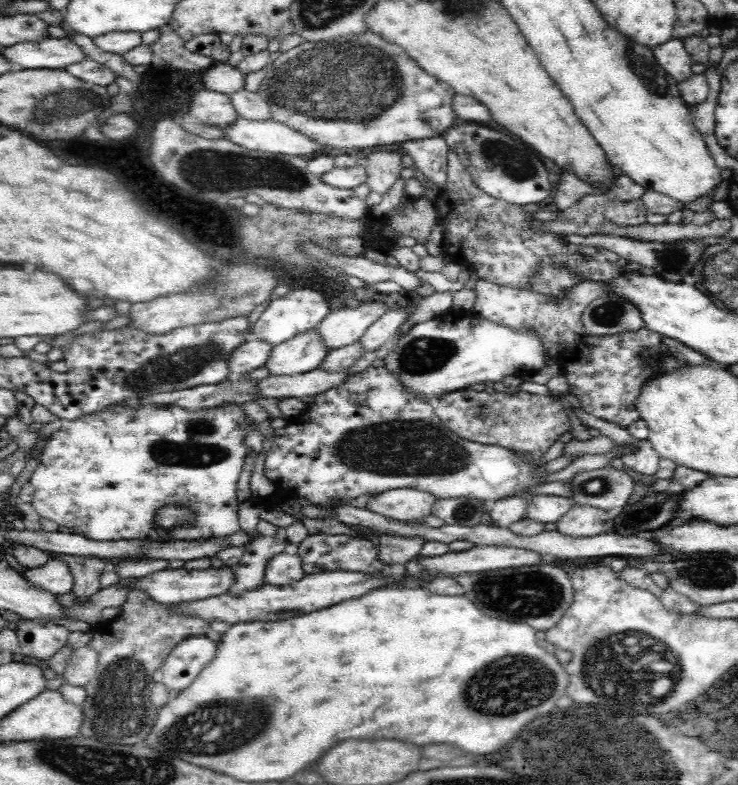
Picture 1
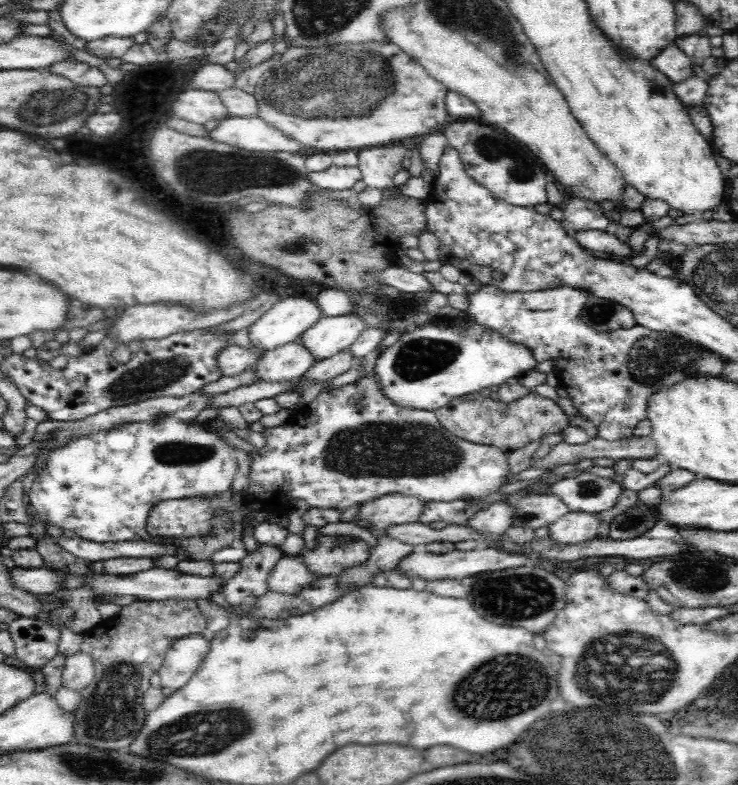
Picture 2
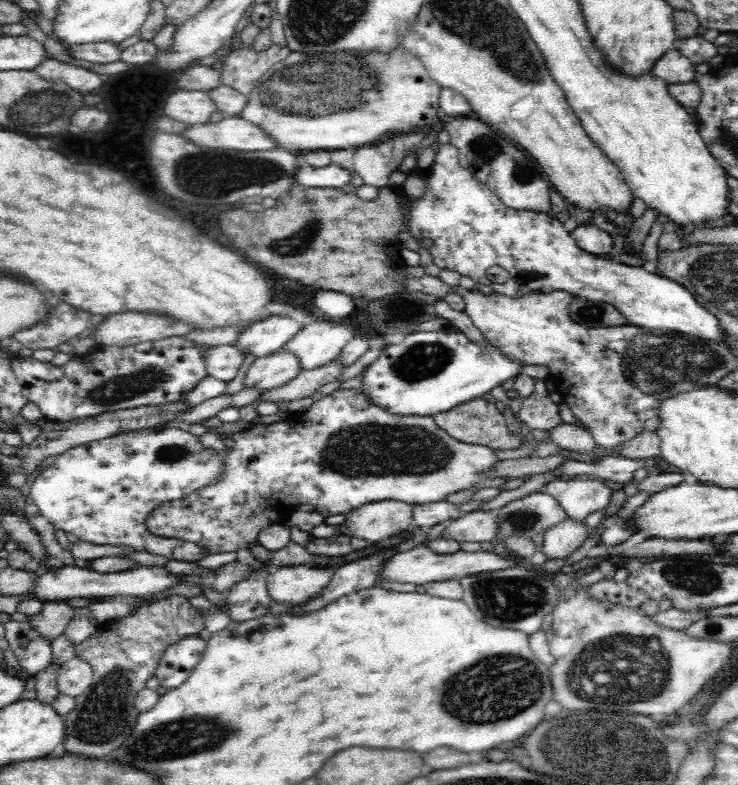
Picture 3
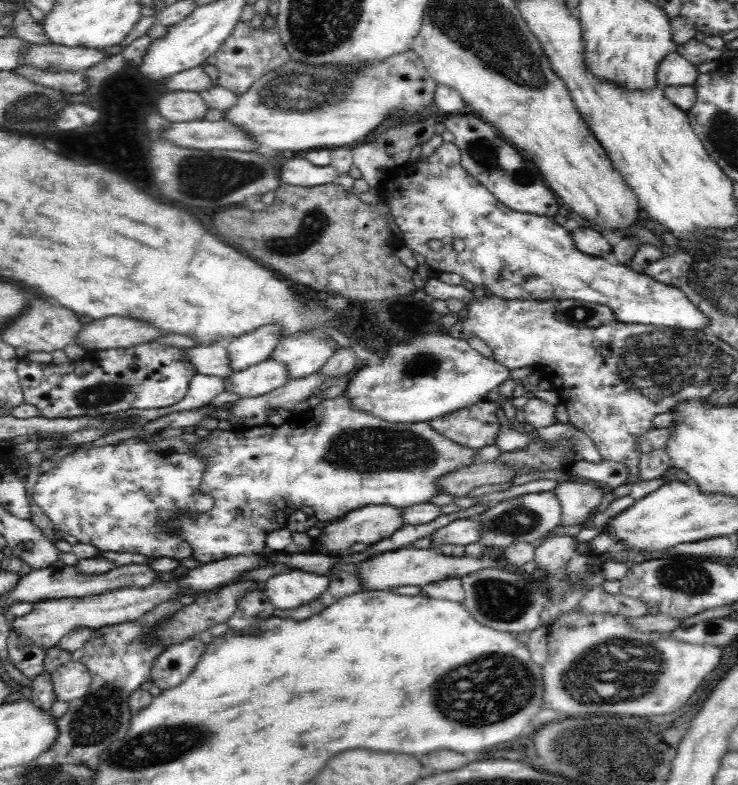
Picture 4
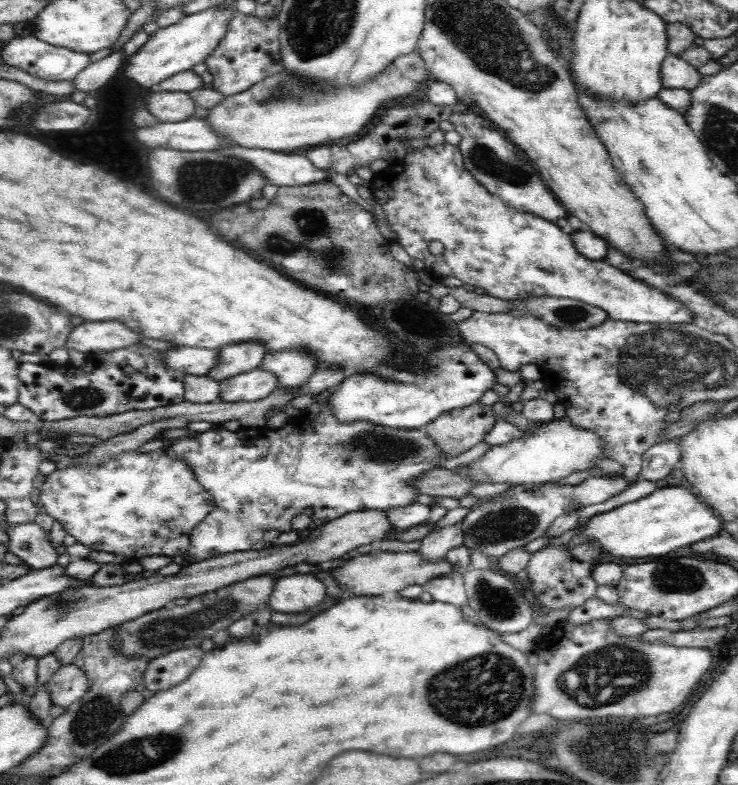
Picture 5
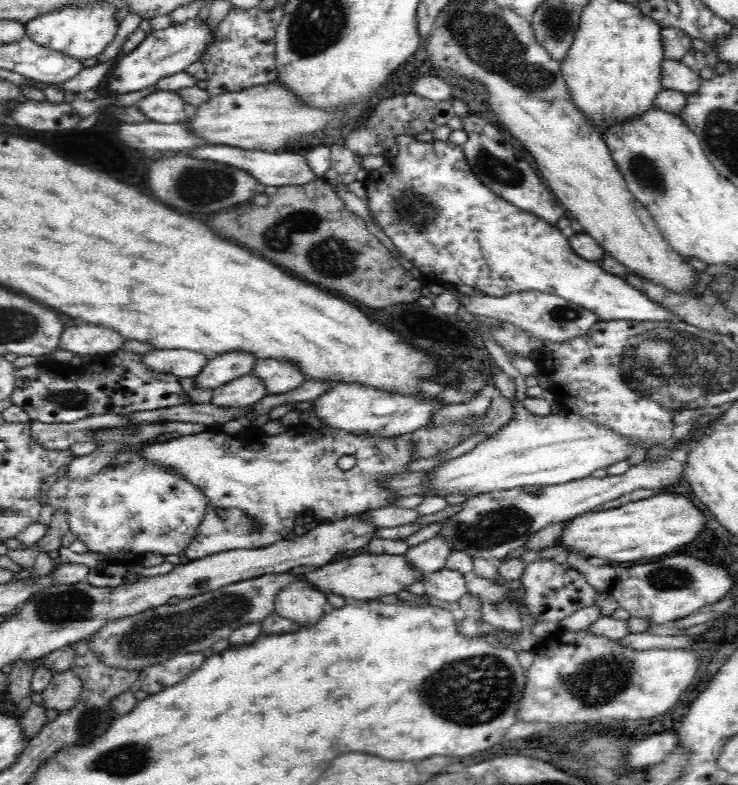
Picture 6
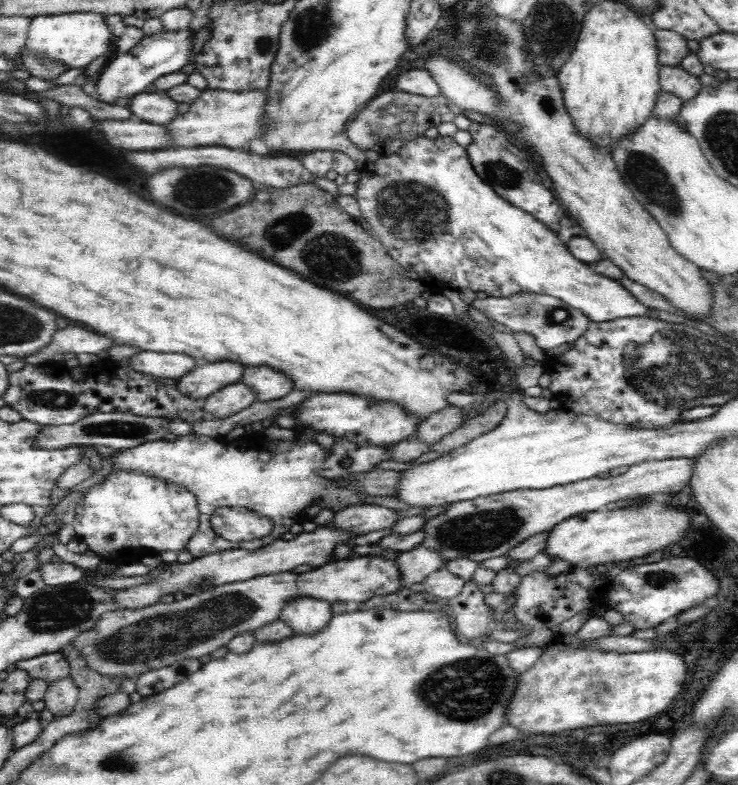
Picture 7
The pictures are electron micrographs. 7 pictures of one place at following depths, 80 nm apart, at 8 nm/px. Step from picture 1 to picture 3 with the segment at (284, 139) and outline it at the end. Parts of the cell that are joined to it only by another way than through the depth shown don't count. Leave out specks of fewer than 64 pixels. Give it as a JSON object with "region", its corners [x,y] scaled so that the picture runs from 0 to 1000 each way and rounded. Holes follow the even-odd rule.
{"region":[[[320,148],[302,150],[290,157],[274,155],[274,158],[249,159],[252,159],[252,166],[247,166],[243,171],[252,175],[260,183],[276,185],[279,189],[317,190],[325,194],[351,194],[366,192],[377,186],[351,159],[341,158],[341,154],[335,154]]]}

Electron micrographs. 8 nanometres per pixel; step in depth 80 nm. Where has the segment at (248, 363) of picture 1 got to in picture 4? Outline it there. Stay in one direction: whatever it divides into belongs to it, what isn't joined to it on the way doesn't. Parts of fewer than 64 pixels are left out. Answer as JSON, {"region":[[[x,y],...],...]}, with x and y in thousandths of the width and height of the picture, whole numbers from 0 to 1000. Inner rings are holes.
{"region":[[[293,436],[285,441],[266,439],[263,442],[244,445],[247,455],[260,462],[267,476],[293,478],[302,483],[312,479],[312,462],[309,462],[309,447],[306,436]]]}

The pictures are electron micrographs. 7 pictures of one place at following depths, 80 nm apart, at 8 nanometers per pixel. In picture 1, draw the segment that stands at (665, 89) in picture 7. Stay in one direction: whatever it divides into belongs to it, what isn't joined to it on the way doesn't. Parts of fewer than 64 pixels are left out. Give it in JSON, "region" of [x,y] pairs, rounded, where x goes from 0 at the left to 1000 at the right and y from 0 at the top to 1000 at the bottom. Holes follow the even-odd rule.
{"region":[[[908,50],[900,56],[890,57],[882,62],[889,75],[889,80],[904,92],[905,96],[916,101],[916,104],[924,104],[939,96],[936,90],[939,76],[927,61],[923,50]]]}

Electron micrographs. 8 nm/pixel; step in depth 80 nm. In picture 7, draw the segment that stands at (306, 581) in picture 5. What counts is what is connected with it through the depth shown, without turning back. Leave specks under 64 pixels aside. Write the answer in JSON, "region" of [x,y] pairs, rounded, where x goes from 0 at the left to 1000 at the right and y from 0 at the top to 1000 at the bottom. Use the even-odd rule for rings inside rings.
{"region":[[[401,761],[388,766],[378,790],[396,801],[398,810],[434,806],[451,786],[449,769],[430,761]]]}

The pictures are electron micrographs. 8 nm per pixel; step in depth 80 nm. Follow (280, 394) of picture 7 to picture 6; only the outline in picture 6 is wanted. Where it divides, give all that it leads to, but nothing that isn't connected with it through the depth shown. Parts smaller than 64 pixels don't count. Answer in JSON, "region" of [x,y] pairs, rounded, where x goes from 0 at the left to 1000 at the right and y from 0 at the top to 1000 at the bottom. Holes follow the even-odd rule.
{"region":[[[346,459],[339,469],[339,478],[344,478],[358,488],[360,493],[358,503],[388,502],[409,492],[412,487],[407,469],[390,459]]]}

